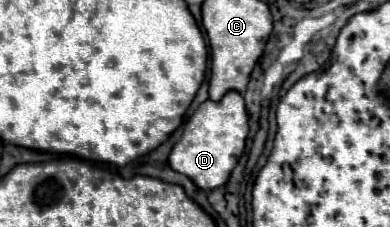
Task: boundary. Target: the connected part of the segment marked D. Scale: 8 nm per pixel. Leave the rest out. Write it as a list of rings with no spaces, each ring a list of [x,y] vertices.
[[[228,92],[220,102],[206,100],[184,124],[184,134],[172,148],[168,158],[170,166],[188,176],[198,188],[214,190],[228,182],[232,168],[238,164],[246,148],[248,136],[248,112],[244,108],[244,98],[238,92]]]

